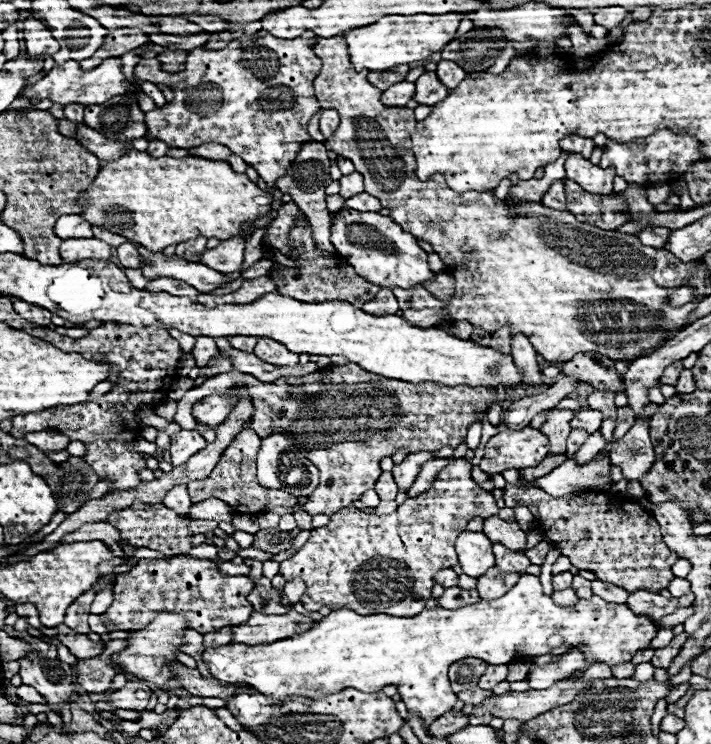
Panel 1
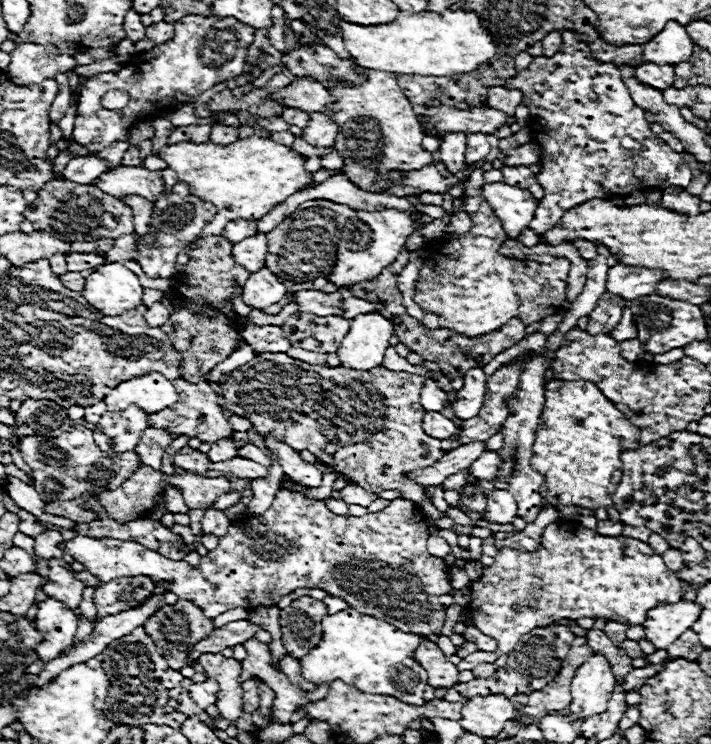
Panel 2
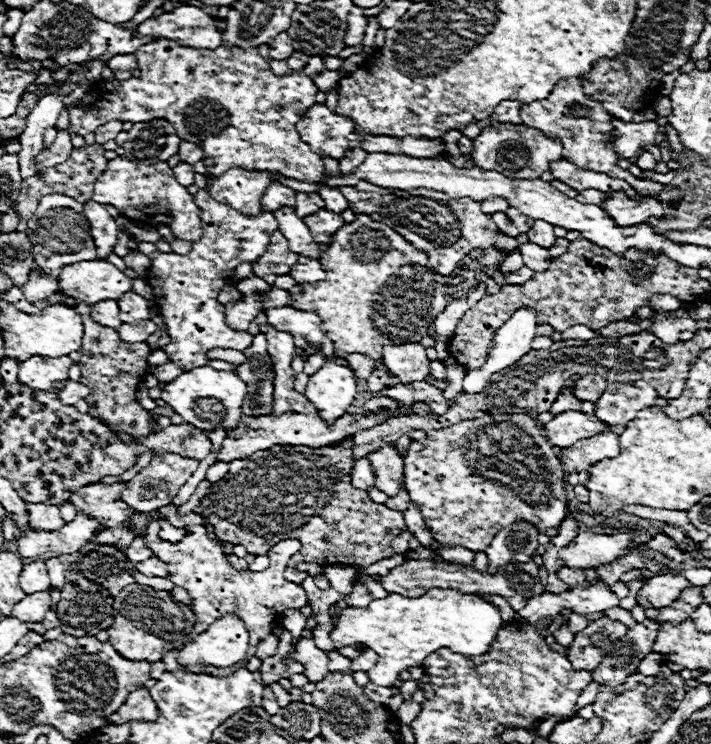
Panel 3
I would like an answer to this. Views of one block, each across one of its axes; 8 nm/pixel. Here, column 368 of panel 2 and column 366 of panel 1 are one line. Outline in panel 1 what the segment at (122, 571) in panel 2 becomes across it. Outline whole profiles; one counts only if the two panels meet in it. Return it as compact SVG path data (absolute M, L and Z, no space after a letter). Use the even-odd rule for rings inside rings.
M454 460L446 468L442 468L432 482L432 486L414 496L408 498L404 504L398 506L396 512L374 516L358 510L356 506L346 506L344 510L332 514L330 524L312 530L310 540L288 560L280 564L280 574L286 580L292 580L294 576L302 576L306 582L306 594L300 598L304 608L308 612L320 612L322 608L338 610L340 606L348 606L350 610L356 610L358 614L396 614L396 616L408 616L418 614L426 600L432 594L432 586L436 570L452 568L456 560L454 542L460 534L460 530L466 530L466 524L476 518L490 518L498 514L496 498L492 492L482 490L472 478L470 478L472 464L468 460Z

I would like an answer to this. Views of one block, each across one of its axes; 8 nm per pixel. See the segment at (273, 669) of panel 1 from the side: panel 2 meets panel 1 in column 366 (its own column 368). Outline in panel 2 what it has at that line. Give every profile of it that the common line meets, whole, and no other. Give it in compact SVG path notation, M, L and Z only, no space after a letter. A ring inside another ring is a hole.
M346 608L336 614L326 614L322 626L322 642L300 660L302 676L308 682L330 684L334 680L342 680L350 686L358 686L358 690L394 694L394 698L402 698L402 702L406 704L420 706L422 702L426 702L422 694L428 686L428 680L424 680L420 668L406 668L406 660L414 656L414 646L418 646L420 642L418 634L402 632L392 624L374 616L360 614L354 608Z

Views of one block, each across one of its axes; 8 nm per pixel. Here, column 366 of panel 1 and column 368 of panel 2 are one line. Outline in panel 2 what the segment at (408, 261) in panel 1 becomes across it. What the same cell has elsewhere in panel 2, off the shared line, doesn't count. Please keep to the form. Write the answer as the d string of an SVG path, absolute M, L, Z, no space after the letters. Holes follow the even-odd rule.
M360 210L360 212L356 212L356 216L346 222L346 226L340 234L338 258L336 258L332 274L328 276L328 282L350 288L358 282L376 278L386 266L390 266L396 260L406 238L414 232L412 216L420 216L420 214L398 212L398 210L380 210L380 212Z

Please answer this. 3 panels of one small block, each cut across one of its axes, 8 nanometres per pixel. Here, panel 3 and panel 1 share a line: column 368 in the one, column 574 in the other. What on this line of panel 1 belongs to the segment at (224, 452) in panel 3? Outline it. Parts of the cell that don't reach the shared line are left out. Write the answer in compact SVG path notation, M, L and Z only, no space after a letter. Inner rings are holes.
M578 410L570 422L572 428L584 428L588 434L594 434L600 430L602 414L598 410Z

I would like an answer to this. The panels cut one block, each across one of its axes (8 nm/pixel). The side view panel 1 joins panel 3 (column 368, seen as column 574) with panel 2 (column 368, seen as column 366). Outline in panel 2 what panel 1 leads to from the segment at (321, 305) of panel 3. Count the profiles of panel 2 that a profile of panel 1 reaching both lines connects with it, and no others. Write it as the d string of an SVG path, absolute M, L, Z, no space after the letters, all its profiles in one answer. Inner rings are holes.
M360 70L370 78L362 86L354 88L330 88L338 102L330 104L328 114L338 124L338 138L334 148L342 154L344 176L358 188L368 192L380 192L390 184L390 172L420 170L434 164L432 154L422 144L422 128L416 120L412 104L396 84L394 74L380 74L374 70Z

